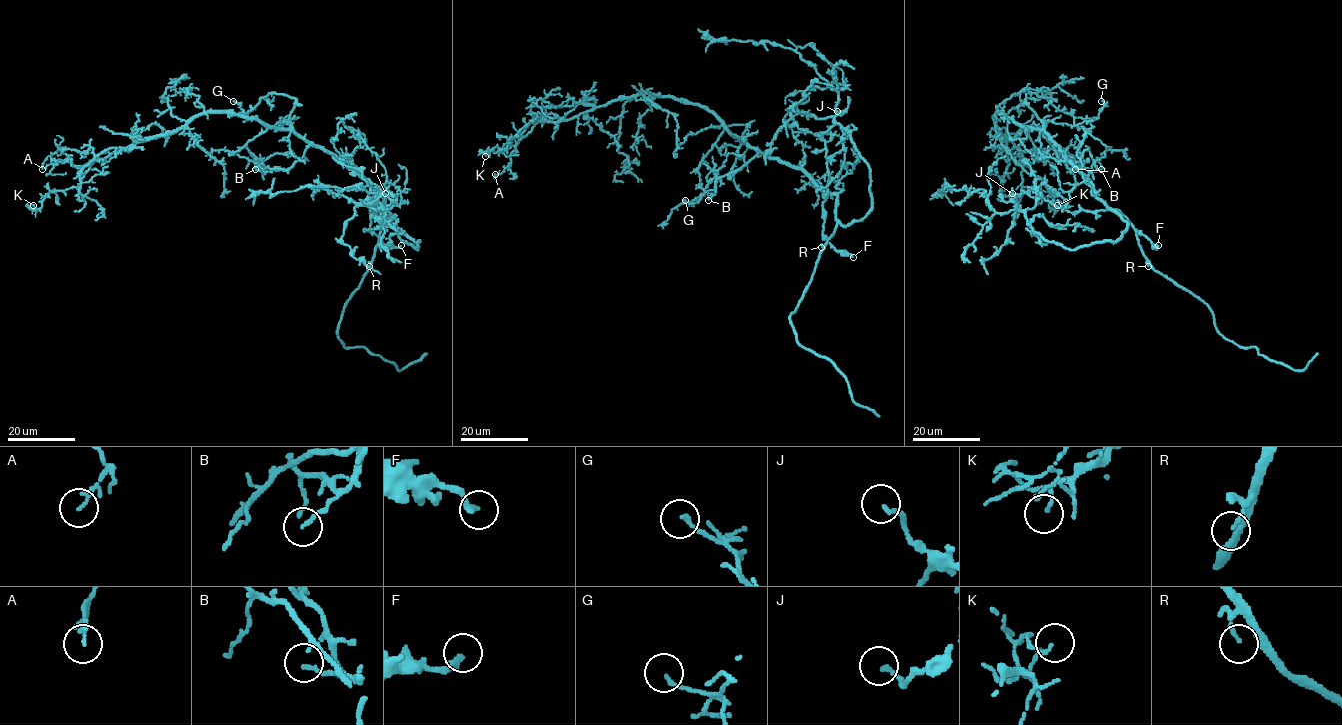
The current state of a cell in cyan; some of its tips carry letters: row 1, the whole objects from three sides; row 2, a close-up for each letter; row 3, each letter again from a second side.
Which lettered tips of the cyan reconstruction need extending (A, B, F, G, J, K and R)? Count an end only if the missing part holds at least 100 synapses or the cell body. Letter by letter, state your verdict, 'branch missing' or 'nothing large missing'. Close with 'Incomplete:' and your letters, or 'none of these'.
A: nothing large missing
B: nothing large missing
F: nothing large missing
G: nothing large missing
J: nothing large missing
K: nothing large missing
R: nothing large missing
Incomplete: none of these

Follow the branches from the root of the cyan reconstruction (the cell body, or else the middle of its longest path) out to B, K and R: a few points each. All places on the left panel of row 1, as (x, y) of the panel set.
B: (359, 172), (349, 163), (313, 145), (286, 169), (255, 169)
K: (359, 172), (291, 130), (204, 113), (97, 158), (76, 187), (48, 192), (40, 208), (33, 205)
R: (359, 172), (384, 198), (384, 223), (369, 266)

